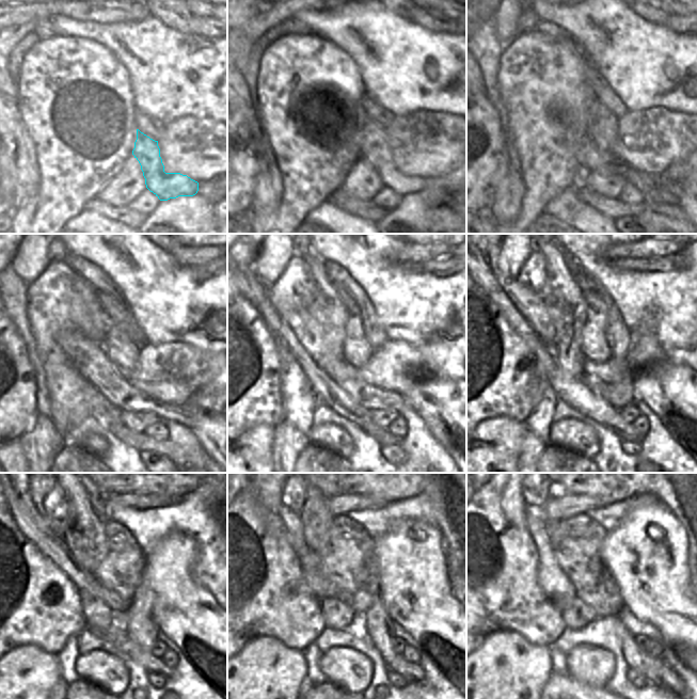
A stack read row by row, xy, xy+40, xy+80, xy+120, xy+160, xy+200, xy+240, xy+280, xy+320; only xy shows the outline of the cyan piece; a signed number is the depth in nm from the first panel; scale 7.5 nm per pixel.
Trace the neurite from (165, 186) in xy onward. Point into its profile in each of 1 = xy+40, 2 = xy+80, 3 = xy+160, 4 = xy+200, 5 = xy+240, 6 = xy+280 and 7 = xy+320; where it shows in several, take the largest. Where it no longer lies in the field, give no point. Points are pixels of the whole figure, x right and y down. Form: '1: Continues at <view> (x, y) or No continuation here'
1: Continues at xy+40 (376, 149)
2: Continues at xy+80 (604, 131)
3: Continues at xy+160 (358, 350)
4: Continues at xy+200 (596, 348)
5: Continues at xy+240 (117, 590)
6: Continues at xy+280 (344, 556)
7: Continues at xy+320 (575, 541)

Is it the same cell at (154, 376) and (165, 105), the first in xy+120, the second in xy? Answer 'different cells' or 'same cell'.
different cells

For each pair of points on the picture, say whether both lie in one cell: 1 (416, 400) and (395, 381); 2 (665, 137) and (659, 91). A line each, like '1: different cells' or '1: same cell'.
1: different cells
2: different cells

